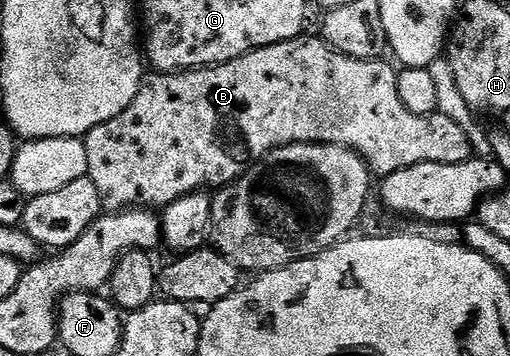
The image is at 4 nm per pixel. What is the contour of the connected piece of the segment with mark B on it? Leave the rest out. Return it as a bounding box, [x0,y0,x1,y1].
[82,34,473,213]

